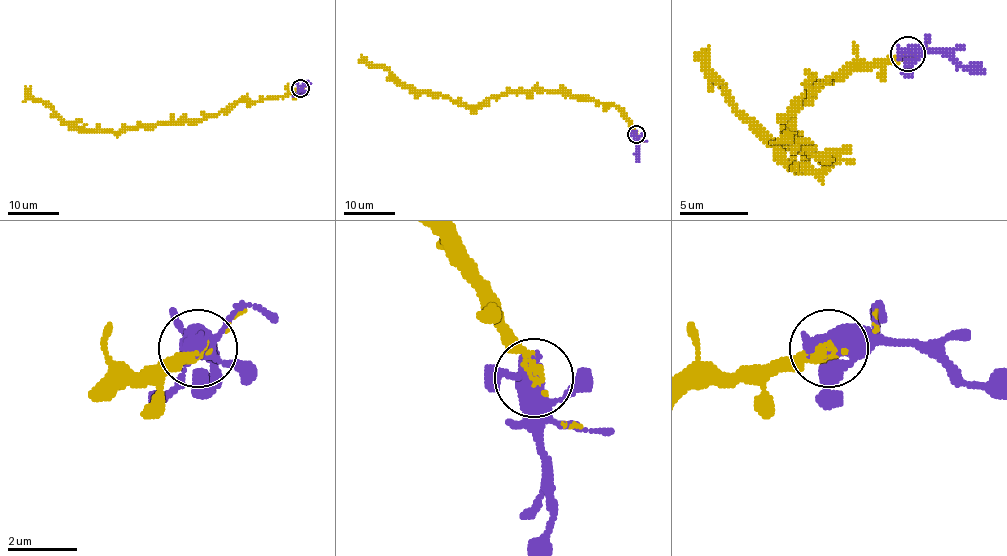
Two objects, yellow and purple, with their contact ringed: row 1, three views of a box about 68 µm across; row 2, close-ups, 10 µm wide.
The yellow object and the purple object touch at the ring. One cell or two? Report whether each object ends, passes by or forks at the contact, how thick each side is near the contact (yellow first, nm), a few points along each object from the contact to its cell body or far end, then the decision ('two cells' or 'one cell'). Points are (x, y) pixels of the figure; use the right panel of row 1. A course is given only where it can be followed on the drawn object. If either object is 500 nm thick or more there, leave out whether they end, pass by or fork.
yellow ends; purple forks; calibres 170 and 480 nm; course yellow (908, 56), (853, 63), (808, 90), (791, 135), (829, 163), (795, 170), (736, 111), (702, 49); course purple (908, 52), (940, 49), (964, 66), (984, 70); one cell

